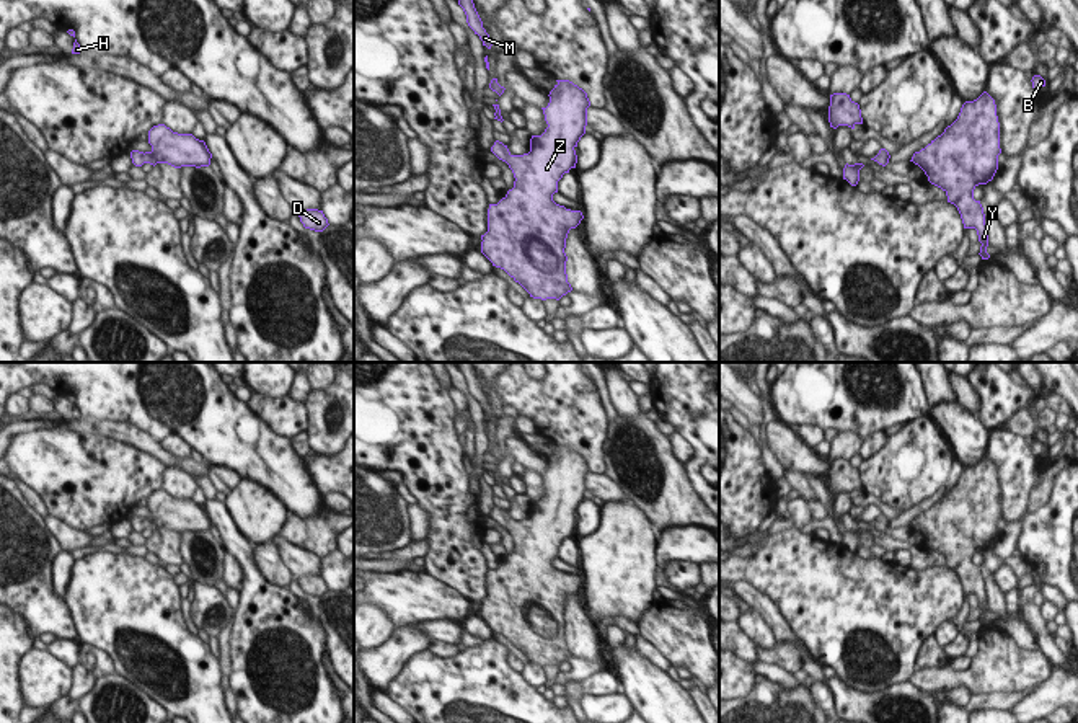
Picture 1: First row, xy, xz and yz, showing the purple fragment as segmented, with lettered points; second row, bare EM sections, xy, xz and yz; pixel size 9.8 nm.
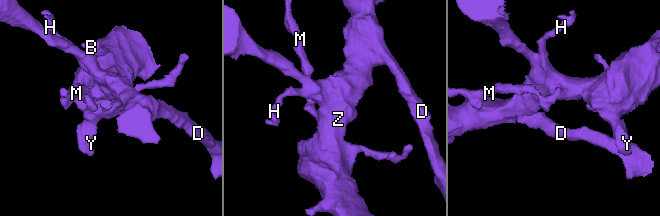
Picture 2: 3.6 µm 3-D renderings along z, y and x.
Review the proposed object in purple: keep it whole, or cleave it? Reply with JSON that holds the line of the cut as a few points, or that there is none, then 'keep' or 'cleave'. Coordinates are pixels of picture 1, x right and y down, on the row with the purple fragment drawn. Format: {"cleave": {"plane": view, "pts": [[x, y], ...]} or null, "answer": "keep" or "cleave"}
{"cleave": null, "answer": "keep"}

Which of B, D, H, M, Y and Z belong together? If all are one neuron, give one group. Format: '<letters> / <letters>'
B D H M Y Z

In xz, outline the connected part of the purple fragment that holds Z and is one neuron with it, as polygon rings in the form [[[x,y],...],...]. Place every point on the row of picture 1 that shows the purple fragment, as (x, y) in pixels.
[[[556,80],[550,91],[550,103],[543,109],[548,127],[541,135],[532,135],[530,152],[512,155],[502,142],[496,140],[491,152],[509,165],[514,173],[514,188],[488,209],[488,232],[481,235],[481,253],[493,266],[504,269],[533,299],[556,299],[572,291],[568,282],[564,253],[566,238],[584,219],[581,211],[571,211],[553,201],[558,193],[558,181],[571,168],[576,168],[576,147],[585,134],[587,93],[569,80]]]

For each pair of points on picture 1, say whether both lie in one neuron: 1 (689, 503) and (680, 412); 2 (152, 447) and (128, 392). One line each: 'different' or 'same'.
1: different
2: different

